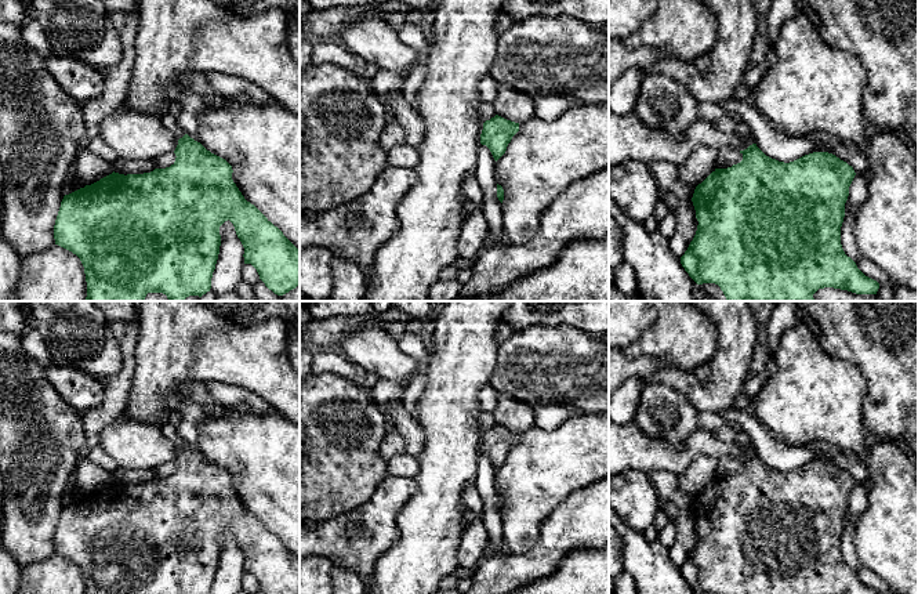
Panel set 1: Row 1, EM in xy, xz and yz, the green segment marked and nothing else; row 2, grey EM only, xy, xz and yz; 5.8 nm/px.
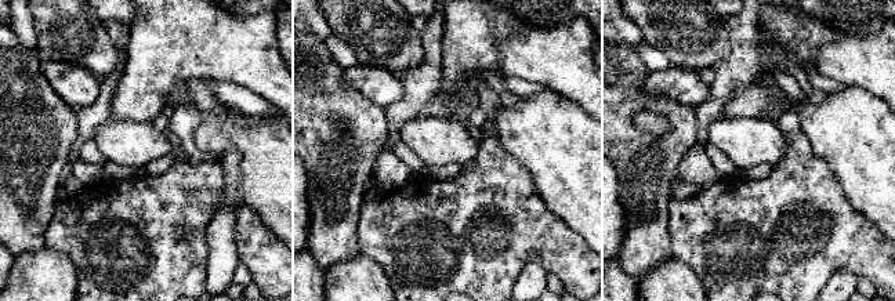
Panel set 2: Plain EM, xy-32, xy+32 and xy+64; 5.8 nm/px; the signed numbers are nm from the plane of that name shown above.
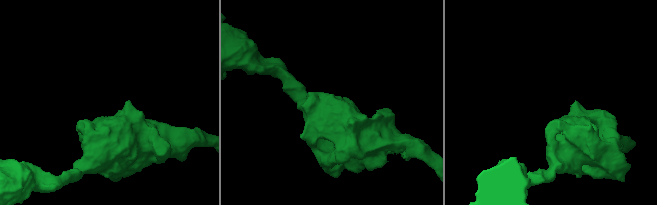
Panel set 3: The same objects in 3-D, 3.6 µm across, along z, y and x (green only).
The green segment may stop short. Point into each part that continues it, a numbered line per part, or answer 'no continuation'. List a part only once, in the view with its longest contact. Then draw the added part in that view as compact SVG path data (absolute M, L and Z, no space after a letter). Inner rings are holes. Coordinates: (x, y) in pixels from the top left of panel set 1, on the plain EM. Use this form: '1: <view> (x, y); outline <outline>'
no continuation

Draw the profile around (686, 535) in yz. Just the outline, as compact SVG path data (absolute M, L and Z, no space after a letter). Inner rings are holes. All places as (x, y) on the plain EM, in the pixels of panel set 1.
M692 510L681 511L675 521L678 532L668 550L671 561L681 568L696 544L699 530Z

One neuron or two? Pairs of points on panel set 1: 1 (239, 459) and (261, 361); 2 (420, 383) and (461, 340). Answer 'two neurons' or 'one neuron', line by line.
1: two neurons
2: two neurons

